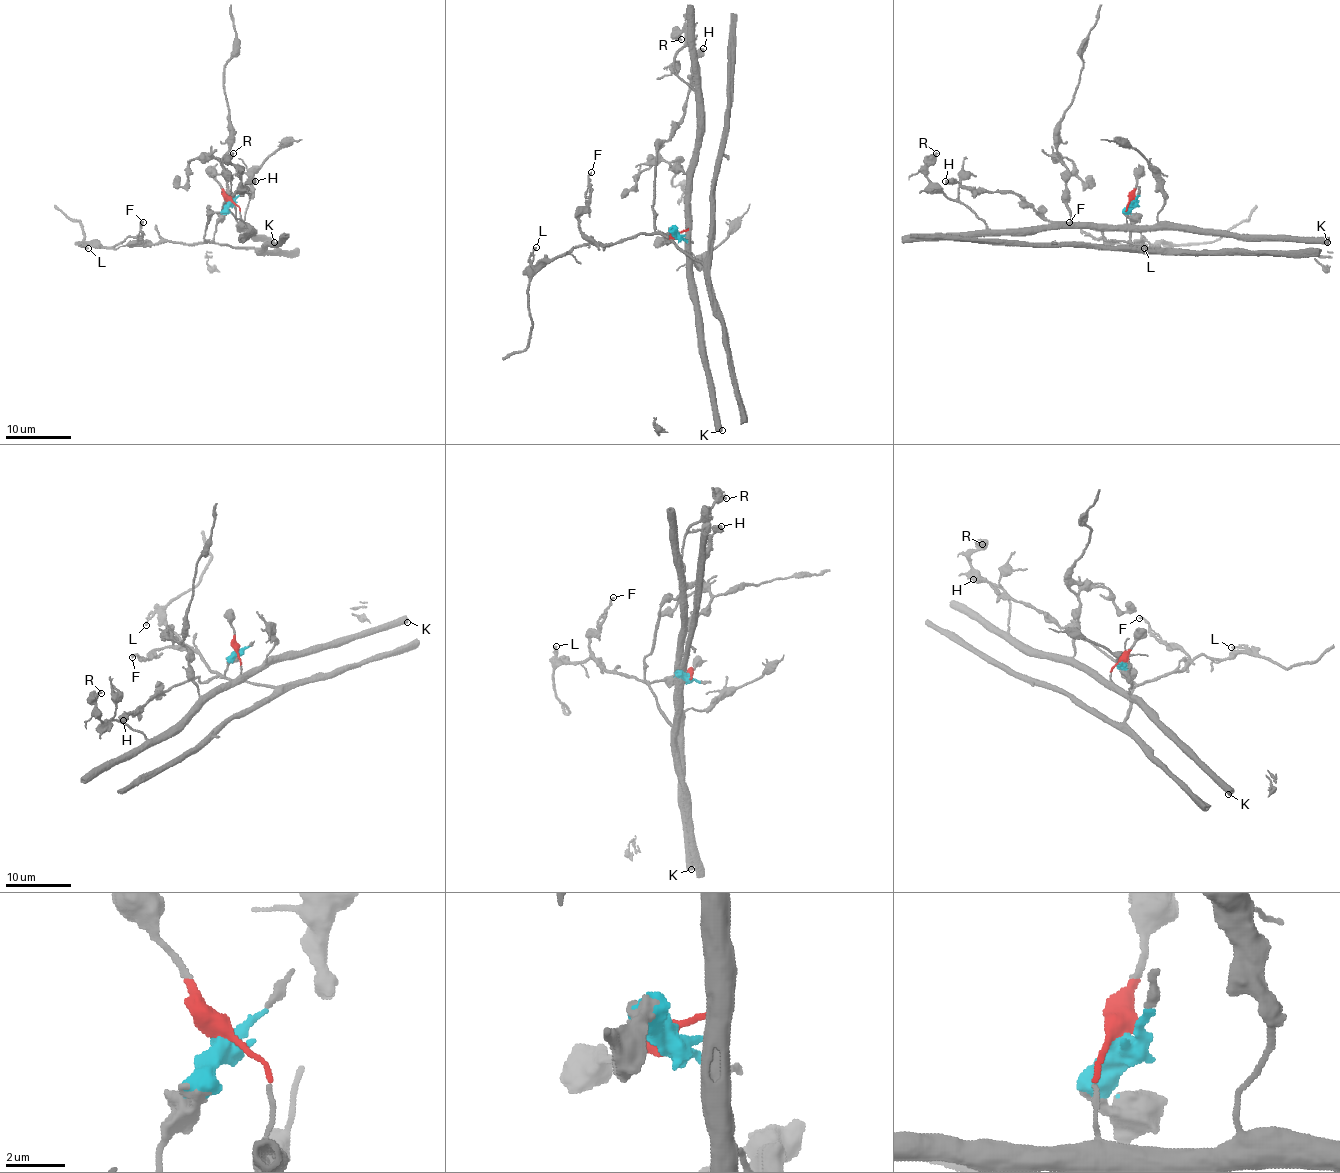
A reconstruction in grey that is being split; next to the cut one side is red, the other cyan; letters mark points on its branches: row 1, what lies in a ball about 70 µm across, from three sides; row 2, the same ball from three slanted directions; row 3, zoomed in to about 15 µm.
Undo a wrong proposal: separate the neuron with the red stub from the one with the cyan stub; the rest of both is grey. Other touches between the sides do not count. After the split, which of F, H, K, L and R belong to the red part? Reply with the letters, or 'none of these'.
K, R

